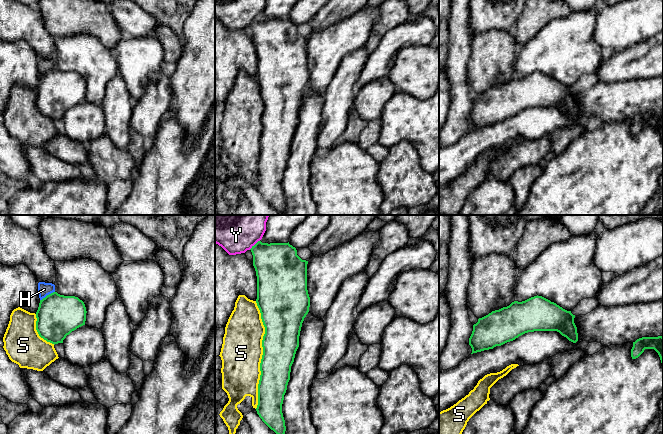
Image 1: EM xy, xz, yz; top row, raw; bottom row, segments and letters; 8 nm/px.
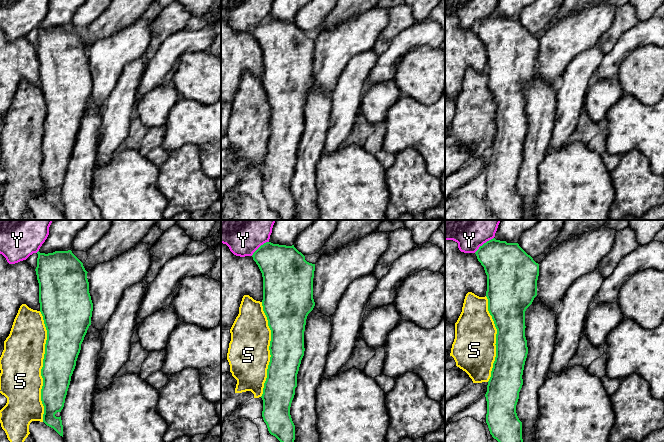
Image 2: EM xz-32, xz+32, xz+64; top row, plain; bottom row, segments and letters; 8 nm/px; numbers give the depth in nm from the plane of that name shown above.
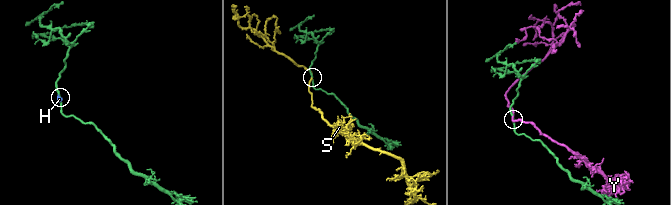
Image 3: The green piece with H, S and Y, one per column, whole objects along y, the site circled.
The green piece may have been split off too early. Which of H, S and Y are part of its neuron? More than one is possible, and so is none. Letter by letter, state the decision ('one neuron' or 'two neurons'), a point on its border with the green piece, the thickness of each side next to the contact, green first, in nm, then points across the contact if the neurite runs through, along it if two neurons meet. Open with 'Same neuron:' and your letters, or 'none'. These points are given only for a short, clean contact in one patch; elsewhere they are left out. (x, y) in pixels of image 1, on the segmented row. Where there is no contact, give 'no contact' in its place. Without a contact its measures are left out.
Same neuron: none
H: two neurons; contact xy (47, 295); calibres 340 and 110 nm; border xy (54, 291), (40, 300)
S: two neurons; contact xz (262, 355); calibres 300 and 340 nm
Y: two neurons; contact xz (255, 244); calibres 360 and 480 nm

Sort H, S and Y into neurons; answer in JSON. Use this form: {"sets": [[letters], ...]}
{"sets": [["H"], ["S"], ["Y"]]}

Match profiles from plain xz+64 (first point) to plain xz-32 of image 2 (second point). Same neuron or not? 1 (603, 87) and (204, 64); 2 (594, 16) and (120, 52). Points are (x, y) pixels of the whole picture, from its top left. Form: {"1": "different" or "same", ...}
{"1": "same", "2": "same"}

